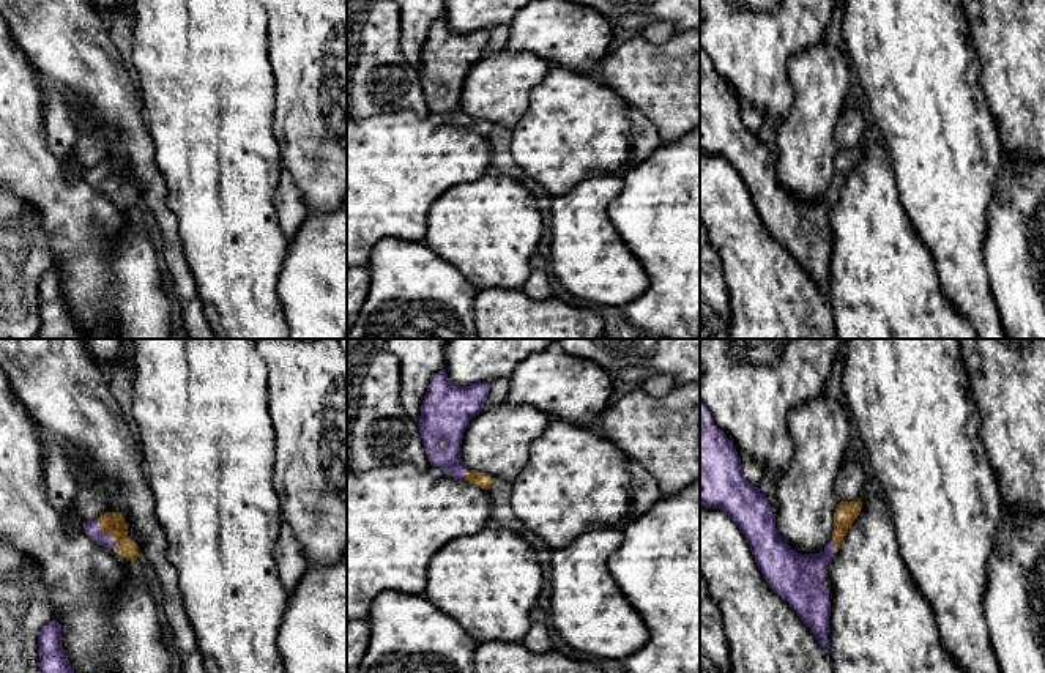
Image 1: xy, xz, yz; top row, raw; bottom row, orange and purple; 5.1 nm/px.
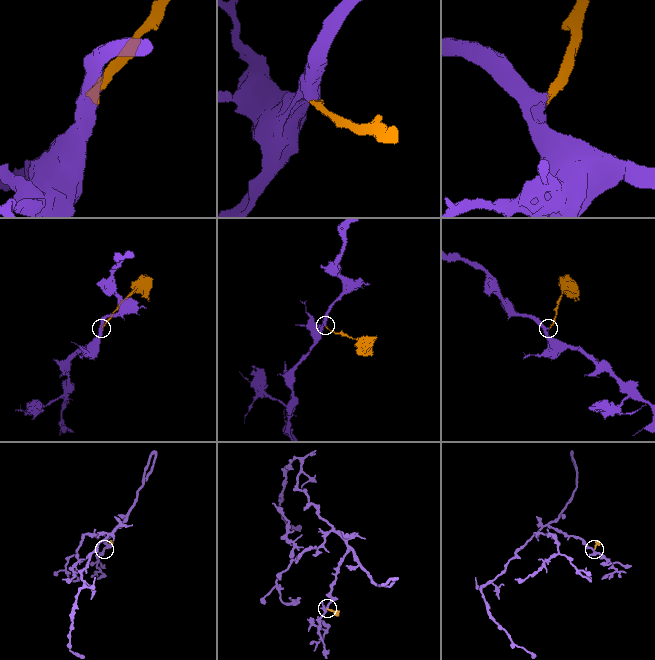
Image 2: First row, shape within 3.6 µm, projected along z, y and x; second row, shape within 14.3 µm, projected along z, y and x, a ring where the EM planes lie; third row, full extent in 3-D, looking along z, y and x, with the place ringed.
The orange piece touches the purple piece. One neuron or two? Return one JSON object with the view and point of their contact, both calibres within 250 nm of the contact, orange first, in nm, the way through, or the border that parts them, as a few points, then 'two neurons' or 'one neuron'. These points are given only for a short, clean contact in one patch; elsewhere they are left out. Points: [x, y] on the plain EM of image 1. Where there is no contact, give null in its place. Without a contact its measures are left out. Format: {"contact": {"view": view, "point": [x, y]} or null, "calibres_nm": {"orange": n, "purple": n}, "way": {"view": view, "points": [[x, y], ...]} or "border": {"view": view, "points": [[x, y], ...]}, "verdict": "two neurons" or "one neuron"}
{"contact": {"view": "xy", "point": [109, 182]}, "calibres_nm": {"orange": 120, "purple": 70}, "way": {"view": "xy", "points": [[112, 171], [109, 182], [90, 174]]}, "verdict": "one neuron"}

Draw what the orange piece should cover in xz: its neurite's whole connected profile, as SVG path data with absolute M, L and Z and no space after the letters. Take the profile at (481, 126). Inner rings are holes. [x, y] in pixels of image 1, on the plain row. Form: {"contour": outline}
{"contour": "M441 16L430 27L418 68L430 112L485 137L490 136L495 125L468 118L460 106L460 91L468 69L482 58L489 38L490 30L454 33L446 17Z"}

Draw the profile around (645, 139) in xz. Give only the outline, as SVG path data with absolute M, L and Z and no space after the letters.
M630 107L630 125L632 140L627 169L643 162L660 145L657 128L635 107Z

